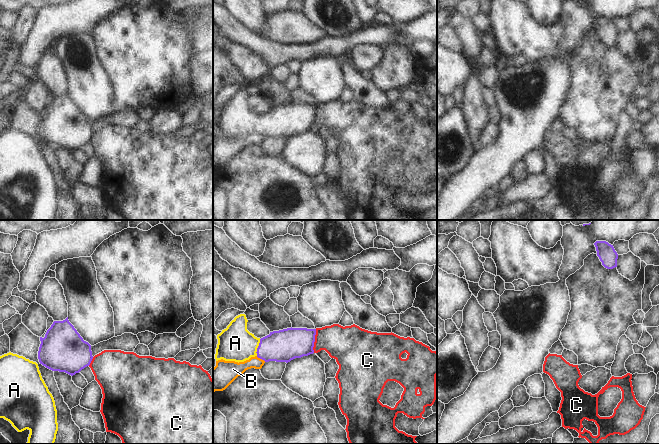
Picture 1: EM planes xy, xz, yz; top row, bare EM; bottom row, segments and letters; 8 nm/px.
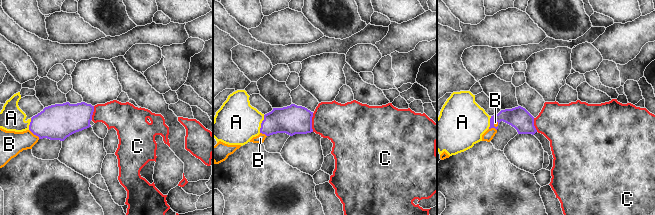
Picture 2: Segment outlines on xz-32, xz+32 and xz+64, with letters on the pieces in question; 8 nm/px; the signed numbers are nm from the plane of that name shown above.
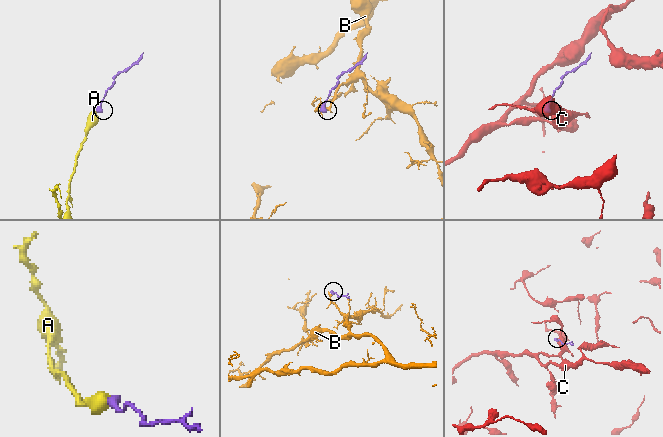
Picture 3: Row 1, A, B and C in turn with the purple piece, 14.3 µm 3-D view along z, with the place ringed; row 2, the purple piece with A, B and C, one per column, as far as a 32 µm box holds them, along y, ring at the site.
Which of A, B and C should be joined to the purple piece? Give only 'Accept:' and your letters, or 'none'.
Accept: A

